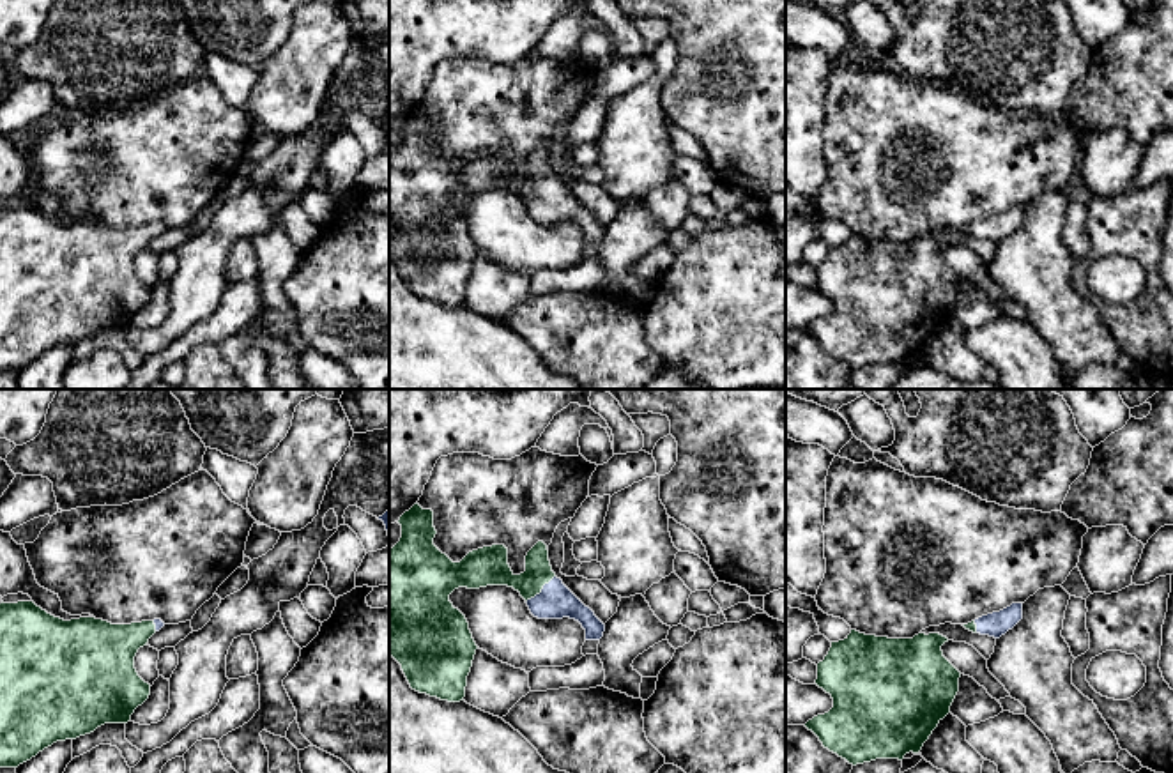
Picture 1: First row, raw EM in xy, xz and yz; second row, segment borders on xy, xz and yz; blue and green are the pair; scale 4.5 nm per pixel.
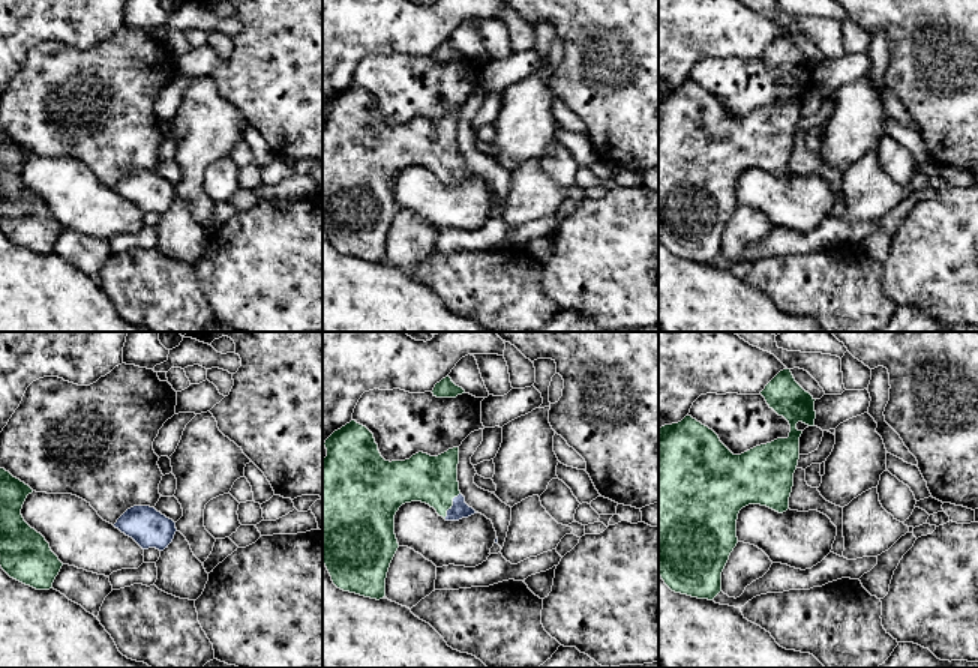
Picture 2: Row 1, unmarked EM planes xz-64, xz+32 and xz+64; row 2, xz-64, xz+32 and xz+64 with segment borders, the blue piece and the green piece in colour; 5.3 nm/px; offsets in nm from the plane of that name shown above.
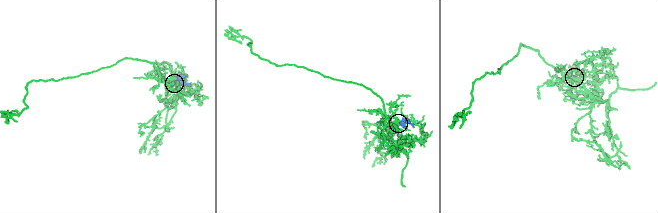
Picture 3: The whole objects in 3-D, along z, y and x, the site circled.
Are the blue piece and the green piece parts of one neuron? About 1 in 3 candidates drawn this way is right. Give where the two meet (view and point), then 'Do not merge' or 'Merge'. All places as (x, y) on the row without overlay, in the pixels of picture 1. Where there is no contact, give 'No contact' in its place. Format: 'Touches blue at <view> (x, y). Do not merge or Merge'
Touches blue at xz (542, 195). Merge

